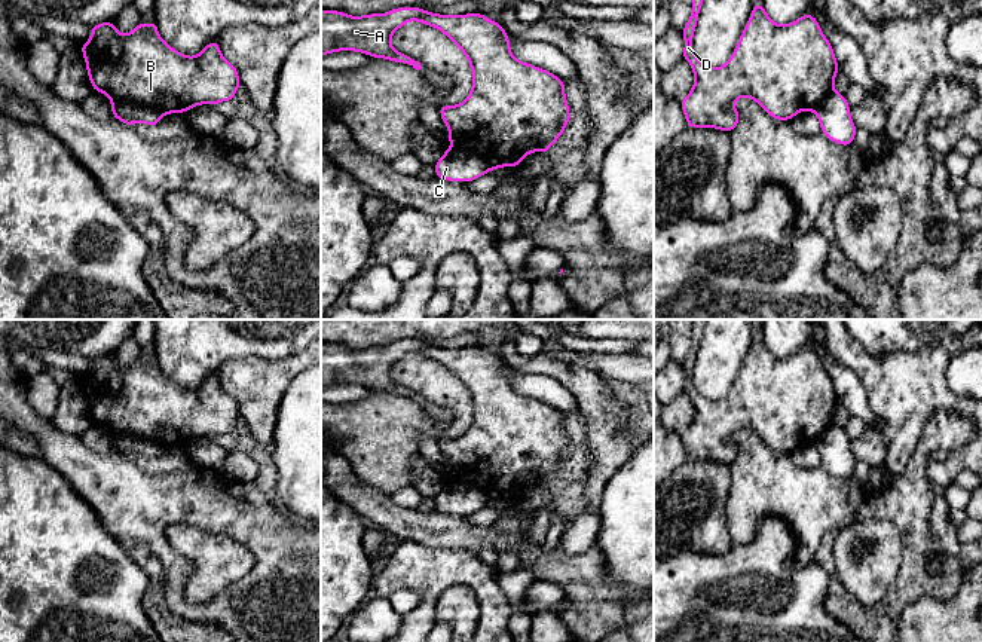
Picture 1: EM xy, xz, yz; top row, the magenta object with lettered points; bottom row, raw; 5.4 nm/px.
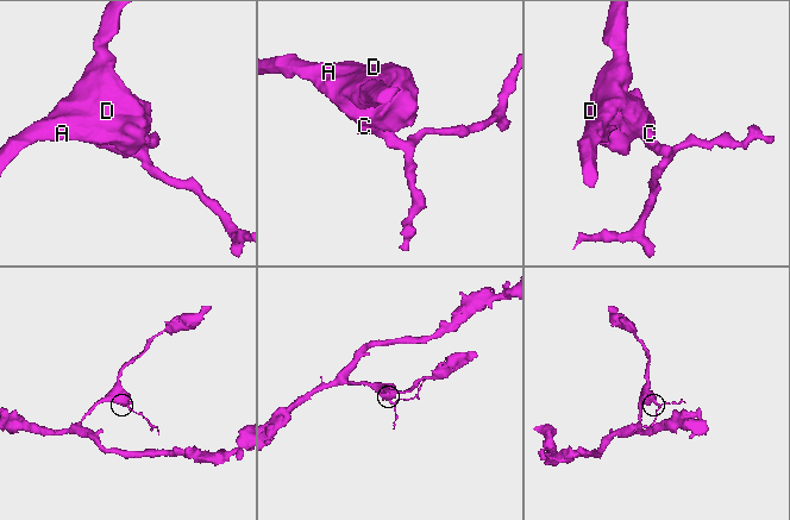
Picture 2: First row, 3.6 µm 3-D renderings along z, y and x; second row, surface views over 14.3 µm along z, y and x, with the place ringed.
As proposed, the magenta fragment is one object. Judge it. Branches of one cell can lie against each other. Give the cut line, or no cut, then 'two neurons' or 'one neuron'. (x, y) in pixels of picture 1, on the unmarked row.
cut in xy along (112, 433), (132, 433), (152, 439), (162, 446); two neurons

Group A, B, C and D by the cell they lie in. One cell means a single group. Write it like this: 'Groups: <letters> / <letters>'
Groups: A B D / C

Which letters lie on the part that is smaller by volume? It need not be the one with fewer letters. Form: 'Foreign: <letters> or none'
Foreign: C

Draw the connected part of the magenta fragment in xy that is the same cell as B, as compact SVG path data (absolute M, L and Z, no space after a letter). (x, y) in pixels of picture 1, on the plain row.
M155 352L150 358L140 354L128 367L119 366L113 354L91 361L91 372L79 380L94 424L103 425L110 434L134 434L162 447L186 446L195 438L230 434L241 419L238 403L221 388L217 372L196 389L187 389L162 373Z

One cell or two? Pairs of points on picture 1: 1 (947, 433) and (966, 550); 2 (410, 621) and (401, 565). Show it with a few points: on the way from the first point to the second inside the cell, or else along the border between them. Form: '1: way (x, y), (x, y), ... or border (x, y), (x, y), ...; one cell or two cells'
1: border (957, 556), (964, 575); two cells
2: way (424, 608), (427, 605), (427, 590), (415, 578); one cell

